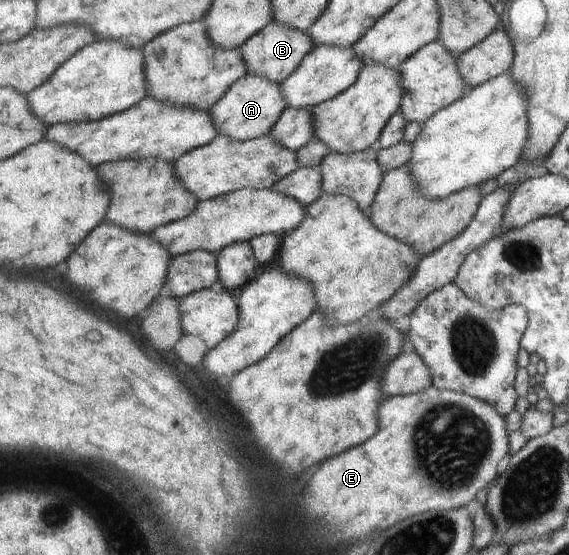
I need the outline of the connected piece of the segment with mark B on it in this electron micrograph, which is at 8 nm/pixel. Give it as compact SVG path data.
M272 22L257 36L249 39L240 48L240 51L242 51L244 63L246 63L246 69L248 69L250 75L267 77L268 81L282 85L285 79L288 79L300 68L302 61L314 48L314 41L312 41L312 37L308 33Z

